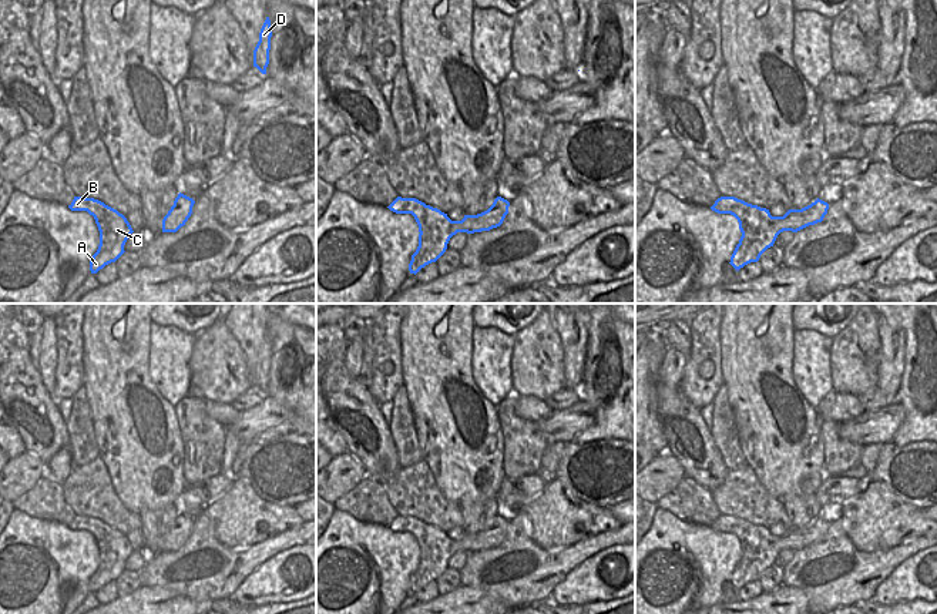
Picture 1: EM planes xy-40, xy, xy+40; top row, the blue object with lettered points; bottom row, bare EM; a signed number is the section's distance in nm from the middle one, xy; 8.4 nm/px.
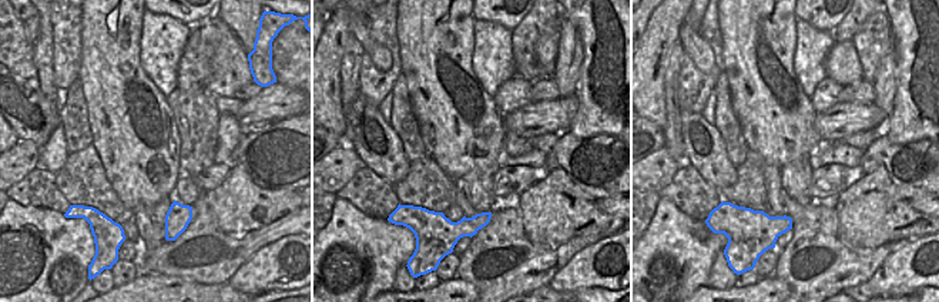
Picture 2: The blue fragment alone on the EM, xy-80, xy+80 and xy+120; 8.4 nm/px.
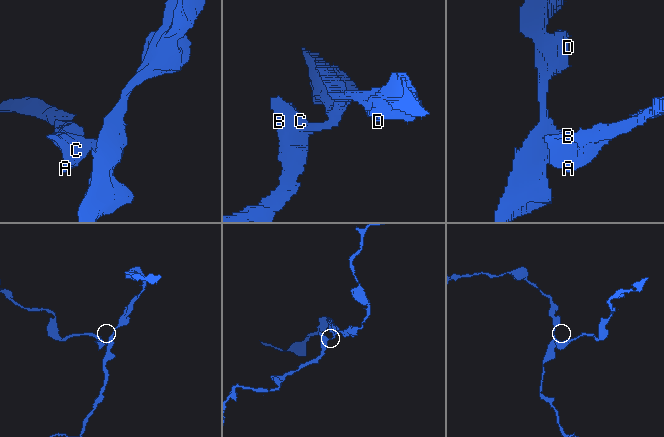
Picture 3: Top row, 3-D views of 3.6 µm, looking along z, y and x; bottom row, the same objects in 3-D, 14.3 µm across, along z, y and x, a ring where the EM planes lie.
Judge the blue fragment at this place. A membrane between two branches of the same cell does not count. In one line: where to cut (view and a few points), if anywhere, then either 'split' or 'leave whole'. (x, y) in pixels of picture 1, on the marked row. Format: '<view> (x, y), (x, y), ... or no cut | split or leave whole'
no cut | leave whole

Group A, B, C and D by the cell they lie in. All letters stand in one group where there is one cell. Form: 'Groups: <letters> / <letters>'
Groups: A B C D

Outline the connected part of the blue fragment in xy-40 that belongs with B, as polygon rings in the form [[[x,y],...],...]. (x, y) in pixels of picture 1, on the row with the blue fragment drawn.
[[[74,197],[68,208],[87,211],[98,227],[100,245],[90,261],[91,274],[97,274],[105,265],[115,262],[125,252],[124,245],[134,231],[122,214],[98,199],[85,197]]]

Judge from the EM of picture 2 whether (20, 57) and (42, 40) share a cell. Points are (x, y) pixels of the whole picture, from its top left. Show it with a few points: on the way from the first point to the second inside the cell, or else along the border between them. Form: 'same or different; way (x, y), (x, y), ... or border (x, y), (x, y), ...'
different; border (32, 44), (32, 63), (39, 80)

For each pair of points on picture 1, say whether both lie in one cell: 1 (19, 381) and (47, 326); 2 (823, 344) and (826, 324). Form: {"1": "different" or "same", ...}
{"1": "different", "2": "different"}

